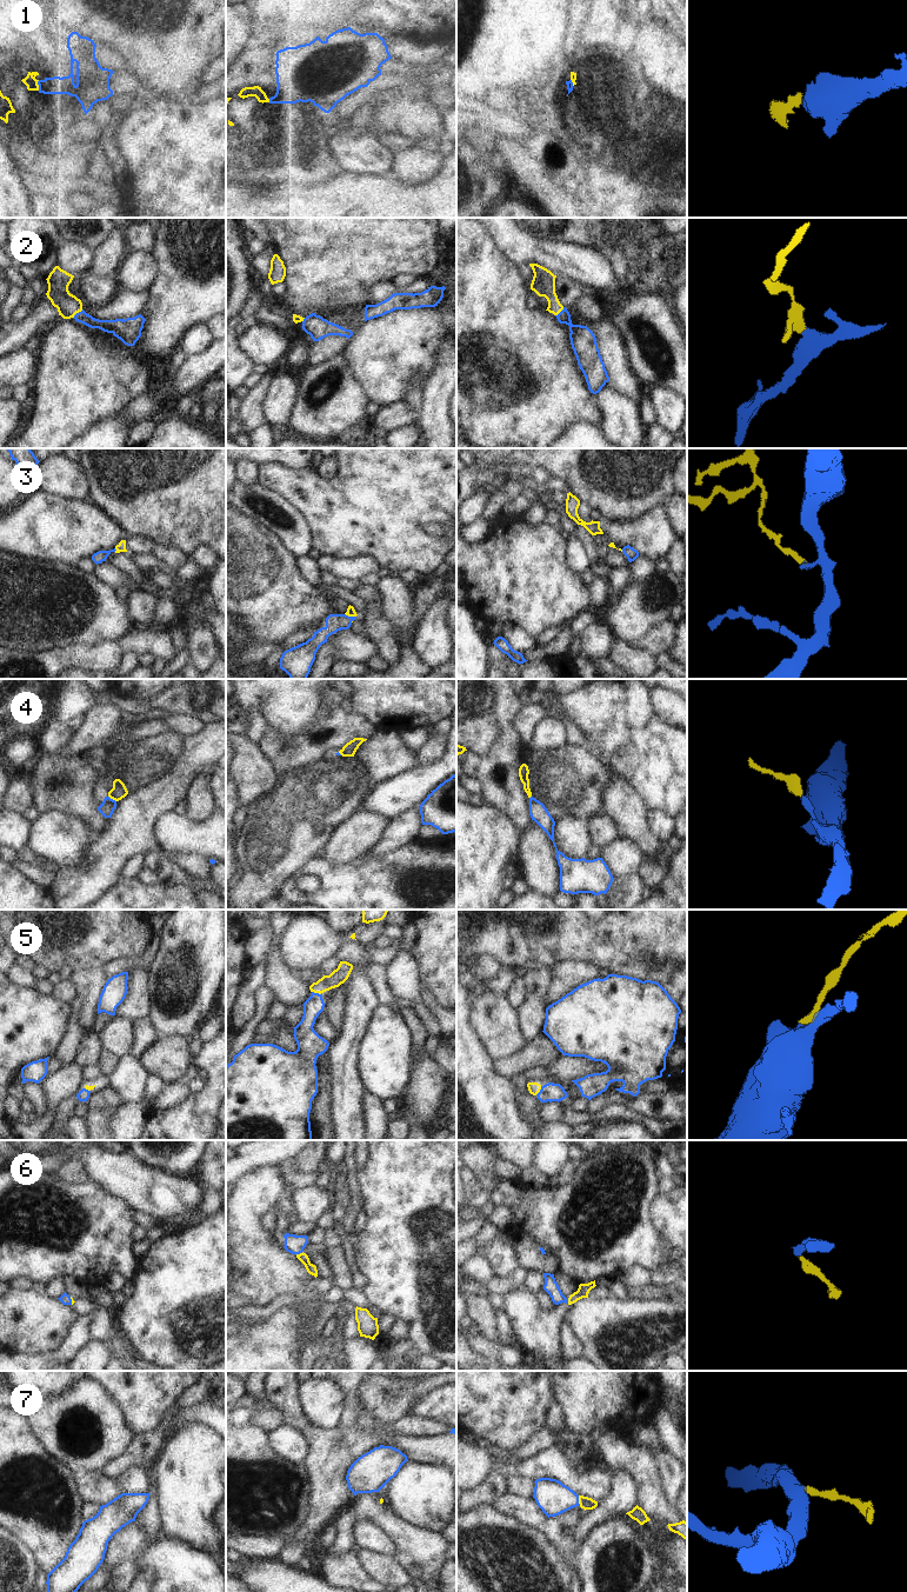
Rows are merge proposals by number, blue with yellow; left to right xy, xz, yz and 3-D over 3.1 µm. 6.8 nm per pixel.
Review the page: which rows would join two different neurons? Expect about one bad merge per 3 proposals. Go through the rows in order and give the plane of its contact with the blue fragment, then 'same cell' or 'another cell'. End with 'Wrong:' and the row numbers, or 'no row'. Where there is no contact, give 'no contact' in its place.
1: xy | another cell
2: xy | same cell
3: xz | same cell
4: xy | same cell
5: xz | same cell
6: xz | same cell
7: yz | same cell
Wrong: 1

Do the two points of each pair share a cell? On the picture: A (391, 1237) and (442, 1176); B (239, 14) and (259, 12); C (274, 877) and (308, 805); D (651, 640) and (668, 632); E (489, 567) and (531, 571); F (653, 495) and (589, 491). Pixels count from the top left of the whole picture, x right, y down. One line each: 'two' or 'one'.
A: one
B: two
C: one
D: one
E: one
F: one

